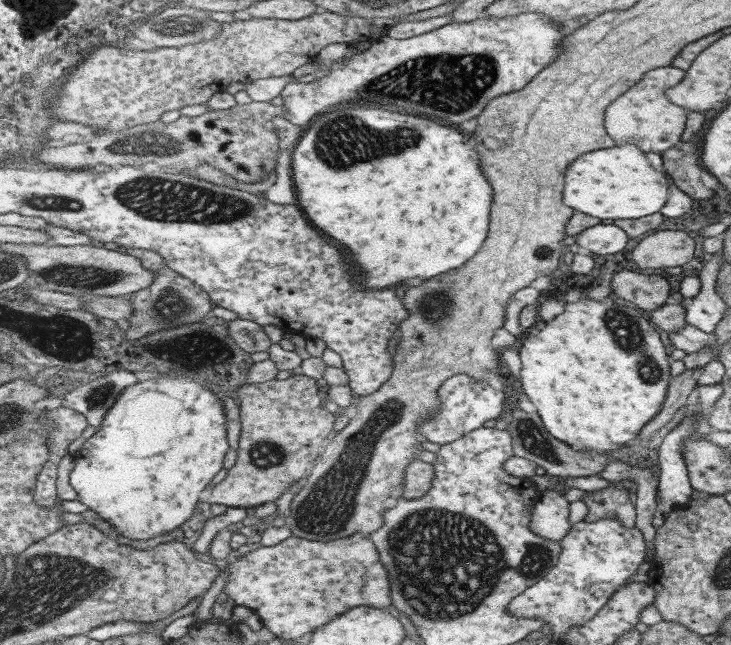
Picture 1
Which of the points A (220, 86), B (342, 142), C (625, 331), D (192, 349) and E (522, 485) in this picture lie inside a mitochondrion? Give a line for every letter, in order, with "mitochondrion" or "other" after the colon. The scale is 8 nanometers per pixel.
A: other
B: mitochondrion
C: mitochondrion
D: mitochondrion
E: other

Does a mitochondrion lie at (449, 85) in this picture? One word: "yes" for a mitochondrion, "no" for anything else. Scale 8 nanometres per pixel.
yes

